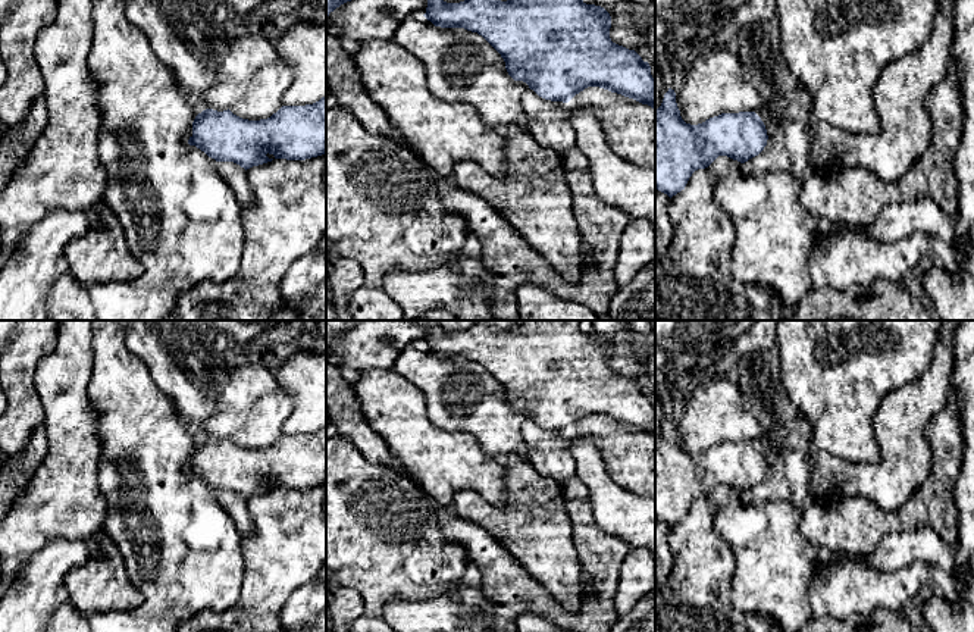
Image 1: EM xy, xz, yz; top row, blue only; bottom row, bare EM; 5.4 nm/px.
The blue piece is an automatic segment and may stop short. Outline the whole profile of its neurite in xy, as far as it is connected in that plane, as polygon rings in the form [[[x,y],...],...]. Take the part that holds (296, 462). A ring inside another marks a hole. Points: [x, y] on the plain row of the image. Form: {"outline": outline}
{"outline": [[[326,425],[306,435],[282,435],[267,448],[248,450],[229,438],[206,438],[192,451],[190,475],[195,475],[216,491],[234,491],[245,500],[273,488],[306,489],[326,482]]]}

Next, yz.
{"outline": [[[668,417],[655,438],[655,517],[670,528],[685,519],[698,498],[718,485],[740,492],[758,485],[767,475],[767,459],[755,441],[721,442],[702,453],[686,453]]]}

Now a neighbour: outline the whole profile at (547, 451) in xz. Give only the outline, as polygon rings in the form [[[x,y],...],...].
[[[527,417],[522,425],[524,459],[541,475],[558,484],[576,473],[569,453],[569,432],[551,431]]]

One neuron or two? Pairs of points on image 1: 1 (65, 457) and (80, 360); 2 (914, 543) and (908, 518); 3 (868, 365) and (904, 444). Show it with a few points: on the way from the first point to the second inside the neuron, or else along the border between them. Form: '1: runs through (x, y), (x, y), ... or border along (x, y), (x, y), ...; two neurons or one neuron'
1: runs through (68, 434), (68, 384); one neuron
2: border along (904, 528), (932, 528), (943, 541); two neurons
3: border along (914, 379), (882, 399), (874, 429); two neurons

